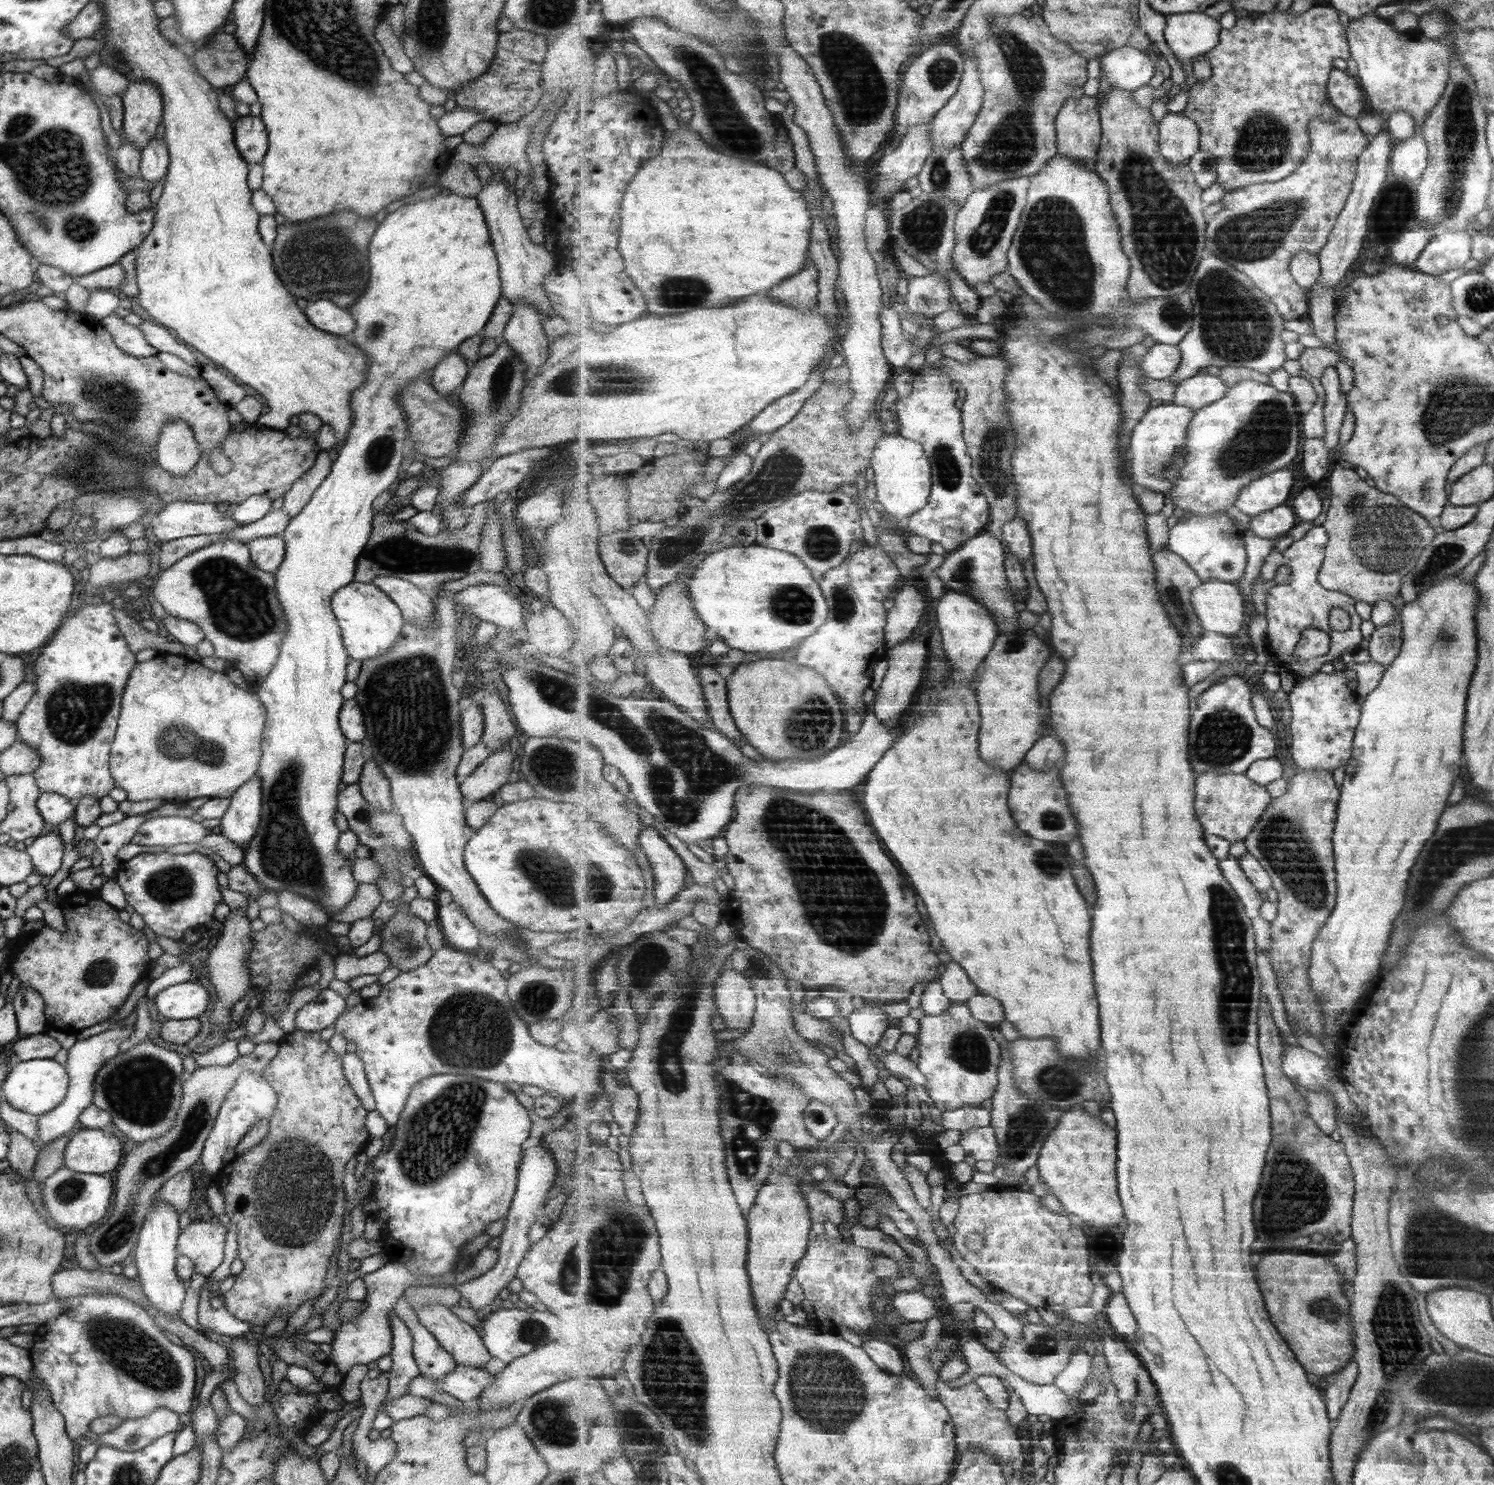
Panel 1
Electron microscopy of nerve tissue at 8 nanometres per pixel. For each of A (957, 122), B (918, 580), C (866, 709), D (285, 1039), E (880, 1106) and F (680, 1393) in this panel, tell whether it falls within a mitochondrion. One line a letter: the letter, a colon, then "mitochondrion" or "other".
A: other
B: other
C: other
D: other
E: other
F: mitochondrion

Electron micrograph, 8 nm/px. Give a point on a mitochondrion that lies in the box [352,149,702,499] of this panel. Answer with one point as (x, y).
(605, 380)

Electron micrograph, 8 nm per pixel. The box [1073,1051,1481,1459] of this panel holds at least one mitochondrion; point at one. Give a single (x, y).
(1393, 1319)

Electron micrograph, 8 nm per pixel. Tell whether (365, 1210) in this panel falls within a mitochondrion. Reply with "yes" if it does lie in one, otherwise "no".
no

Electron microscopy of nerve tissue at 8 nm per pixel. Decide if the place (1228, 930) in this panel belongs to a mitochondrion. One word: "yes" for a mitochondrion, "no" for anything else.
yes

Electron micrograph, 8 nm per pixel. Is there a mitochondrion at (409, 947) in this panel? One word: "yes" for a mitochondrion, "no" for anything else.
yes

